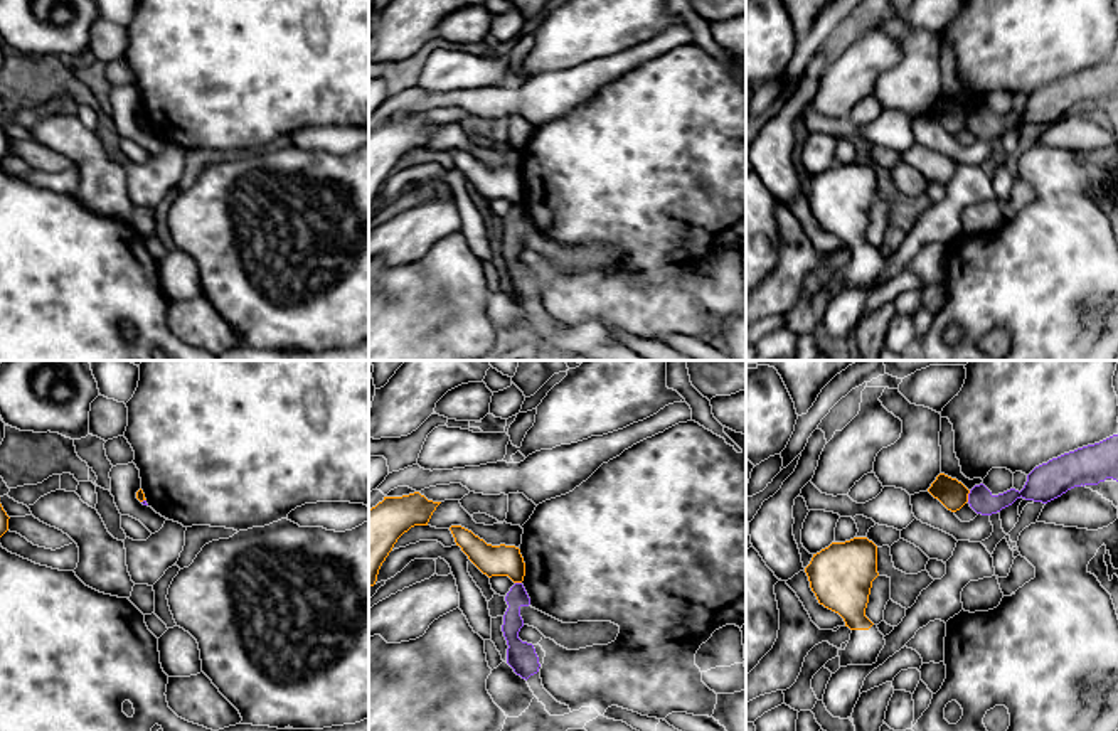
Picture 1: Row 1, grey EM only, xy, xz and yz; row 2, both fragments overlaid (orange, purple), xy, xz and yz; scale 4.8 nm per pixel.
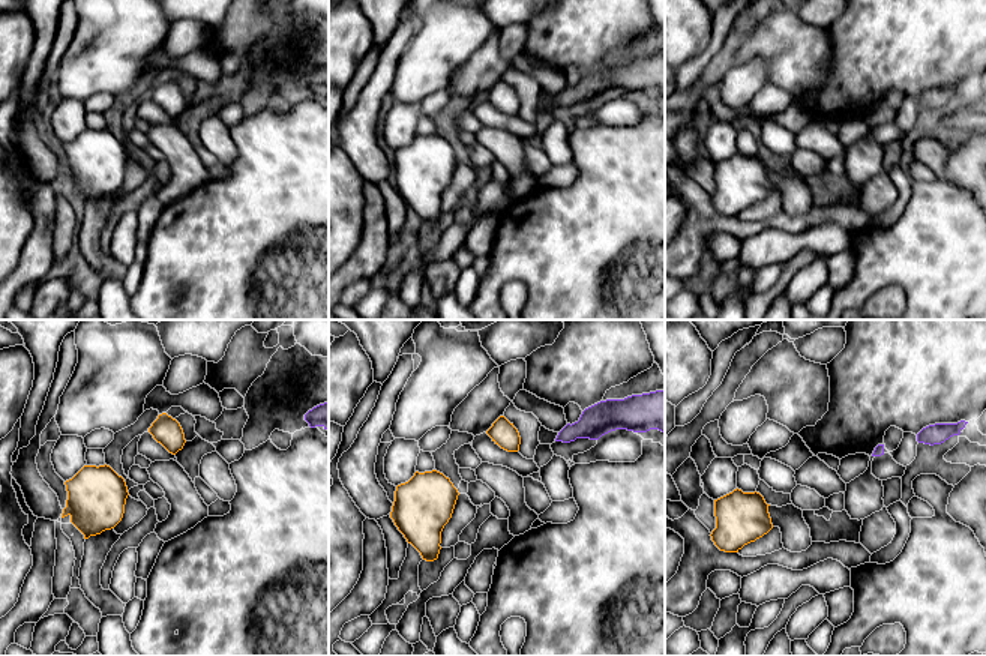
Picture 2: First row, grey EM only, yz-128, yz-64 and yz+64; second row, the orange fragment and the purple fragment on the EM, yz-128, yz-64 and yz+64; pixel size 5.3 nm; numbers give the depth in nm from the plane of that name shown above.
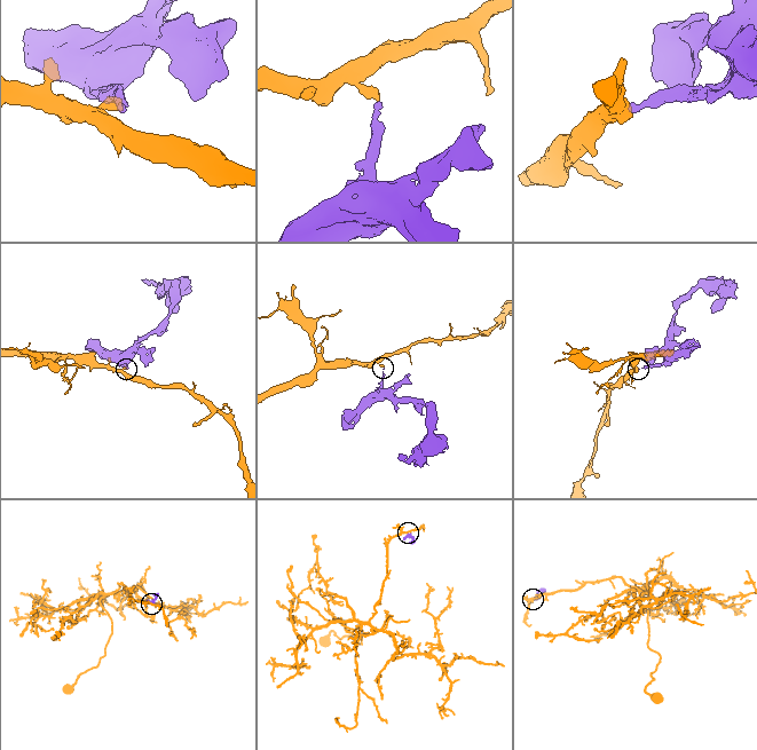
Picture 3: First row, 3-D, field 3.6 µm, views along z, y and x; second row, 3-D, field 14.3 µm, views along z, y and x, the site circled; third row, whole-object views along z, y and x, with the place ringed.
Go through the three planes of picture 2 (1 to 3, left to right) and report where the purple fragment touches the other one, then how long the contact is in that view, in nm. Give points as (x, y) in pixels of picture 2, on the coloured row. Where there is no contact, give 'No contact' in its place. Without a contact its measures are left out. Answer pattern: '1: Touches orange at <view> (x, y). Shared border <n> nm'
1: No contact
2: No contact
3: No contact

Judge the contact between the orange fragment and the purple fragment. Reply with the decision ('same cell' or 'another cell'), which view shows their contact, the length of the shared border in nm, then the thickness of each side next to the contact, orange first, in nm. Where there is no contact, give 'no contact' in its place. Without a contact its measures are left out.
another cell | yz | 60 nm | 140/120 nm

